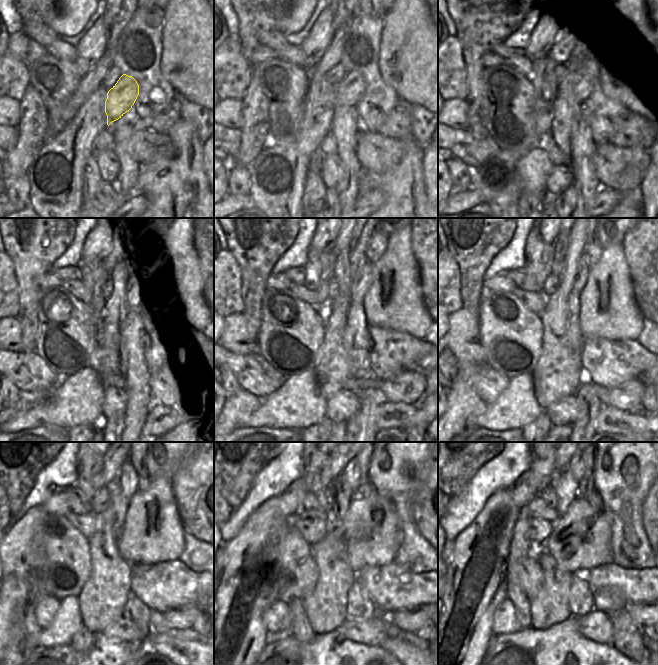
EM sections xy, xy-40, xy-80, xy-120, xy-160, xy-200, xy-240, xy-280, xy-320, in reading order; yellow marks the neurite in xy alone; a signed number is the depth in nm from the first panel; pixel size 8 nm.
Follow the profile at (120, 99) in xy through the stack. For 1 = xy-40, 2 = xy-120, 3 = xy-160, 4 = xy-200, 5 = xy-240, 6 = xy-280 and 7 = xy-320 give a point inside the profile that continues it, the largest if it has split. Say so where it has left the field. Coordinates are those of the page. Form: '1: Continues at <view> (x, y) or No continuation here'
1: Continues at xy-40 (349, 92)
2: Continues at xy-120 (139, 282)
3: Continues at xy-160 (355, 323)
4: Continues at xy-200 (573, 328)
5: Continues at xy-240 (128, 478)
6: Continues at xy-280 (351, 471)
7: Continues at xy-320 (575, 466).

